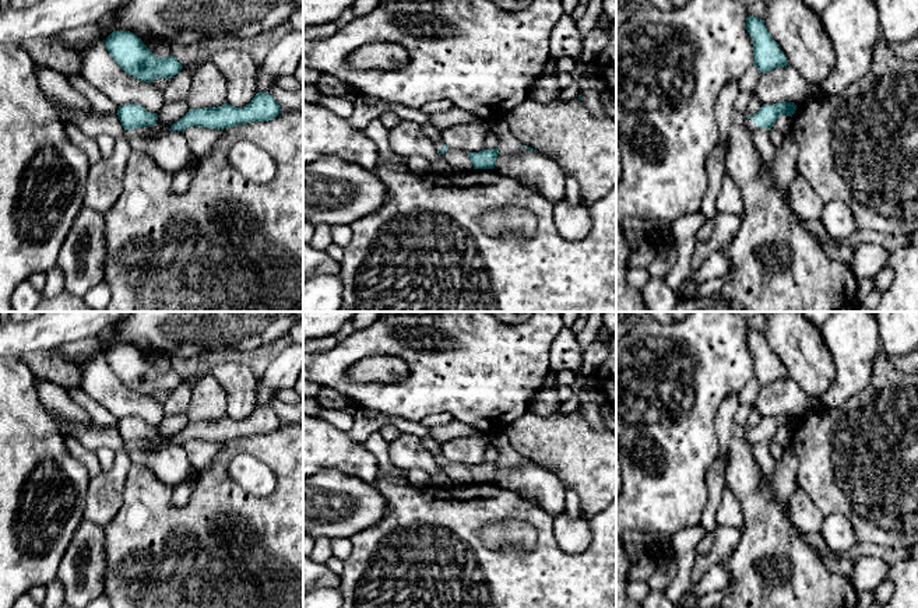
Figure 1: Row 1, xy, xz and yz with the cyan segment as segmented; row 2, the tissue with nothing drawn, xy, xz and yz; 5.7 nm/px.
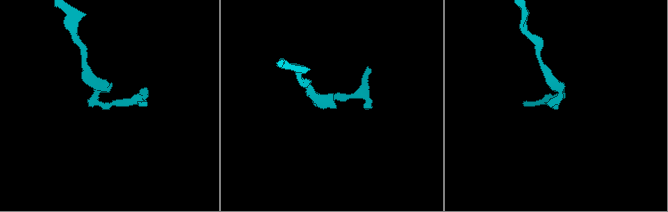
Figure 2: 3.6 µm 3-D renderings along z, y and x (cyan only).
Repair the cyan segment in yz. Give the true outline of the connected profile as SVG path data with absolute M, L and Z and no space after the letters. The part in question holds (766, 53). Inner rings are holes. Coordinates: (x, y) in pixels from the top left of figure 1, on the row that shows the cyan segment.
M749 14L746 29L753 41L753 60L760 73L789 66L785 55L767 31L763 20Z

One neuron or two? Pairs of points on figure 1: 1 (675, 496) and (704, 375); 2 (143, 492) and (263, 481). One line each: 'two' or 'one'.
1: one
2: two

